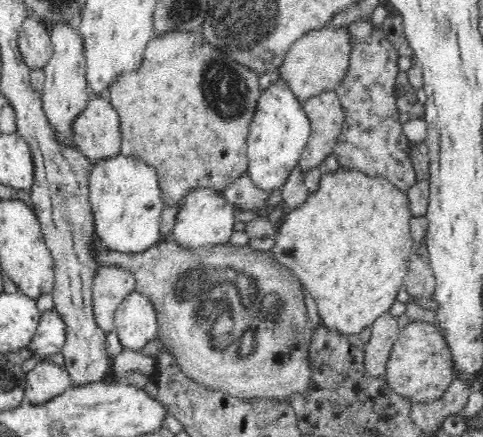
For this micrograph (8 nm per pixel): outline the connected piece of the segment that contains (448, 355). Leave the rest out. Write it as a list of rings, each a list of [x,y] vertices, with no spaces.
[[[428,321],[410,322],[400,329],[384,368],[385,382],[398,395],[412,403],[439,400],[453,381],[453,356],[449,342],[437,325]]]

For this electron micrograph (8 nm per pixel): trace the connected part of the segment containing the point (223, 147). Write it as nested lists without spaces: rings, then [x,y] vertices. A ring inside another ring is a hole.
[[[164,28],[164,32],[152,34],[143,60],[136,68],[112,76],[106,93],[119,116],[121,151],[128,156],[139,156],[157,168],[162,200],[167,205],[175,206],[189,189],[200,184],[223,192],[247,170],[247,136],[256,98],[261,91],[259,75],[247,64],[234,60],[226,51],[212,45],[202,28],[196,32]]]

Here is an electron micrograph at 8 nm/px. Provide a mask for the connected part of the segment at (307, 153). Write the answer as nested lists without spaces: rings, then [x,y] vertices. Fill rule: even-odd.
[[[332,88],[313,93],[303,105],[311,120],[311,133],[298,163],[306,171],[332,153],[332,144],[336,144],[341,133],[345,112],[336,89]]]

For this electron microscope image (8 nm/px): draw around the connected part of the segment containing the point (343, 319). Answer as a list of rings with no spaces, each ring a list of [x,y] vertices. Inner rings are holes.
[[[338,164],[336,168],[332,168],[326,172],[322,172],[320,174],[320,180],[317,181],[316,186],[317,188],[314,189],[312,193],[309,192],[309,194],[304,198],[304,200],[300,202],[300,204],[296,206],[296,208],[286,209],[285,216],[283,216],[276,225],[276,235],[274,236],[274,244],[272,244],[272,247],[268,250],[268,252],[271,253],[271,256],[273,256],[274,260],[284,265],[284,267],[290,269],[290,271],[292,271],[293,274],[299,278],[299,281],[302,284],[304,284],[304,286],[306,286],[306,288],[313,296],[314,302],[316,302],[319,316],[321,317],[323,323],[330,328],[336,328],[338,331],[341,332],[341,334],[345,334],[347,336],[351,333],[358,333],[363,329],[363,327],[370,327],[372,322],[376,320],[376,318],[378,318],[380,314],[384,314],[384,312],[388,311],[391,307],[391,304],[394,302],[394,300],[396,300],[398,290],[400,290],[400,287],[403,286],[403,278],[407,275],[407,272],[409,270],[409,256],[413,251],[413,238],[411,235],[411,218],[413,217],[413,214],[411,213],[409,207],[409,198],[407,197],[406,193],[401,192],[398,189],[398,186],[396,186],[391,180],[388,180],[387,177],[384,177],[379,173],[364,172],[362,168],[356,168],[355,166],[348,166],[348,168],[346,168],[345,166]]]

